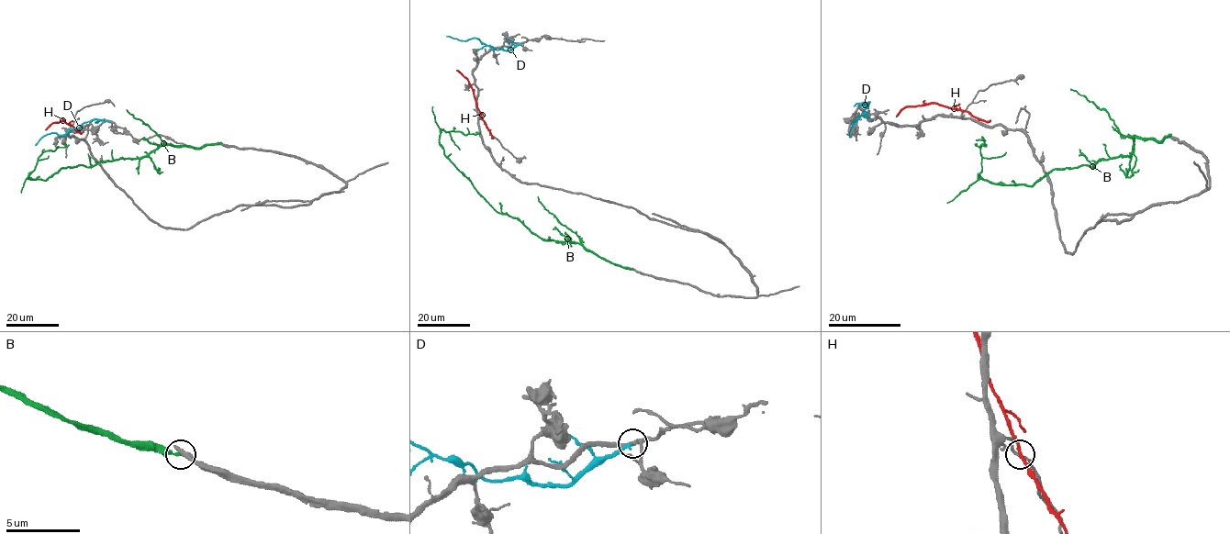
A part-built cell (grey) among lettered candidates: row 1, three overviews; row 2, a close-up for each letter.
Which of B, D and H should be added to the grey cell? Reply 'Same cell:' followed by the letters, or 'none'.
Same cell: none

